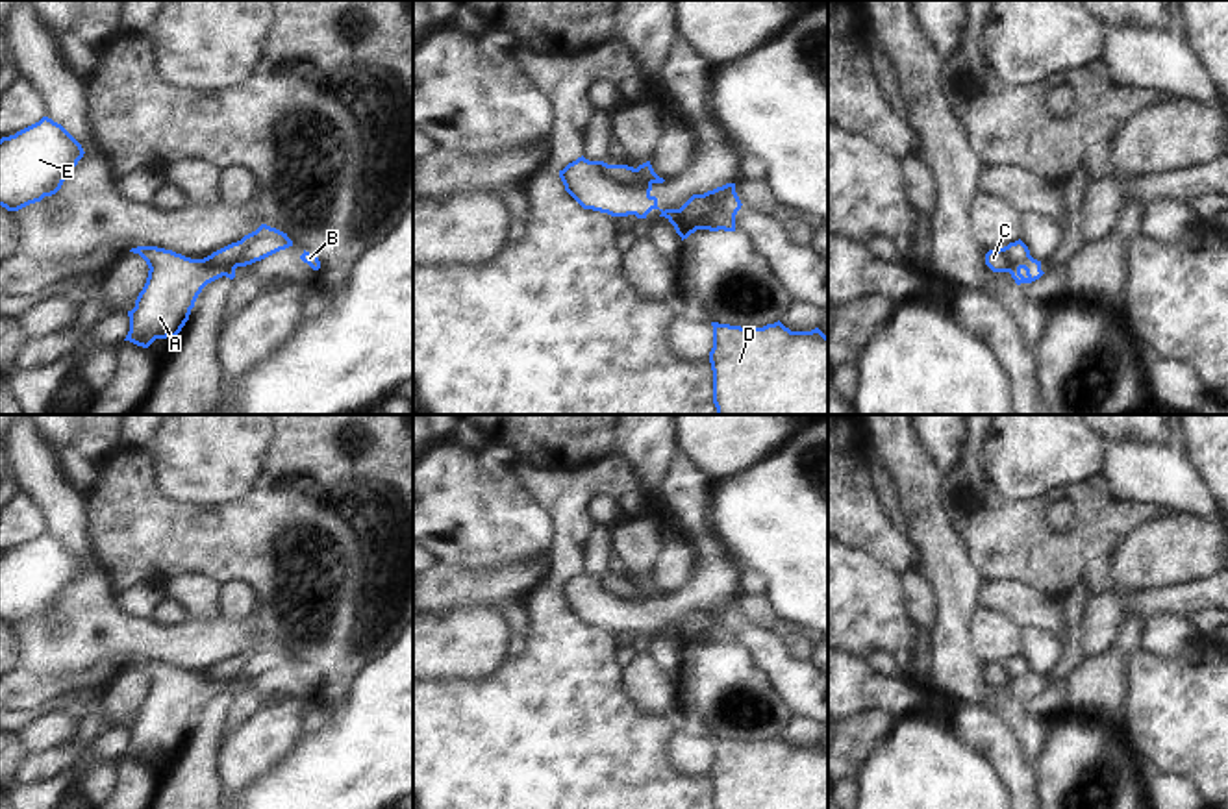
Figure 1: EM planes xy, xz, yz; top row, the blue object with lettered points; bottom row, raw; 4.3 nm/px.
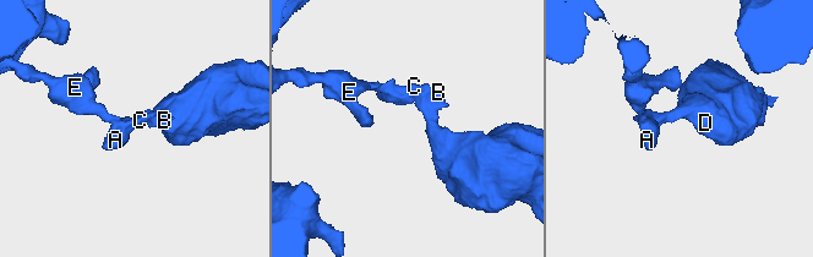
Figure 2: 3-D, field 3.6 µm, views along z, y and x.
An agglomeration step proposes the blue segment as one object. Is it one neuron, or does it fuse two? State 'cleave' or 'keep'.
cleave

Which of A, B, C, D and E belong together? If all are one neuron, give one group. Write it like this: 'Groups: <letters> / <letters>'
Groups: A E / B C D.

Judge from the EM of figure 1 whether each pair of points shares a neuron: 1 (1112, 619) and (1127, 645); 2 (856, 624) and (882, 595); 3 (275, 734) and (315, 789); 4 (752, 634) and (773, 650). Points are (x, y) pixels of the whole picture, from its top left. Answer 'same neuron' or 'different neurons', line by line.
1: different neurons
2: same neuron
3: different neurons
4: same neuron

